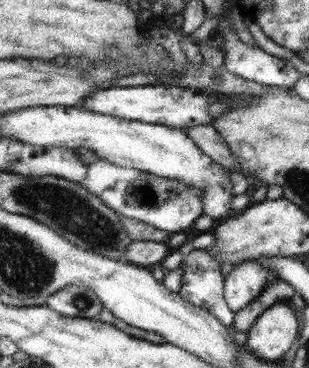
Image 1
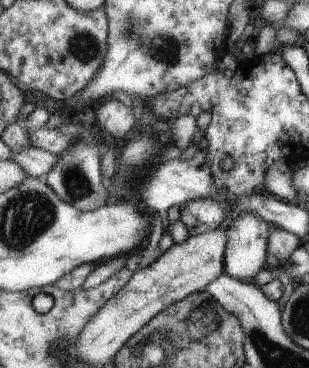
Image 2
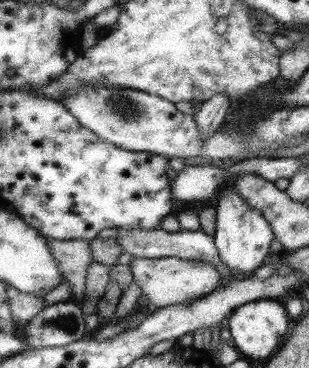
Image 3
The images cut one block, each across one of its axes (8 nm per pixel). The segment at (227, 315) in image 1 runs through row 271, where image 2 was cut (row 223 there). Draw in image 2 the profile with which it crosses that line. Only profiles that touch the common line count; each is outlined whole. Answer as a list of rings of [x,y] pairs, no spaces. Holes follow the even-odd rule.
[[[189,200],[179,206],[179,222],[185,224],[191,236],[205,234],[219,228],[225,210],[227,208],[223,204],[217,204],[215,200]]]

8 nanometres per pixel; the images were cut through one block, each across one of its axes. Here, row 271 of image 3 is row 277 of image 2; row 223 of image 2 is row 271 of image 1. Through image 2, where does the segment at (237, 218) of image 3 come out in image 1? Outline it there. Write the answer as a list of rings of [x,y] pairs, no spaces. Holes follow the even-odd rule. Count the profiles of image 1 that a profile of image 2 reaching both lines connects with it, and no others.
[[[253,260],[239,264],[223,282],[223,298],[233,314],[245,310],[265,288],[267,270]]]

